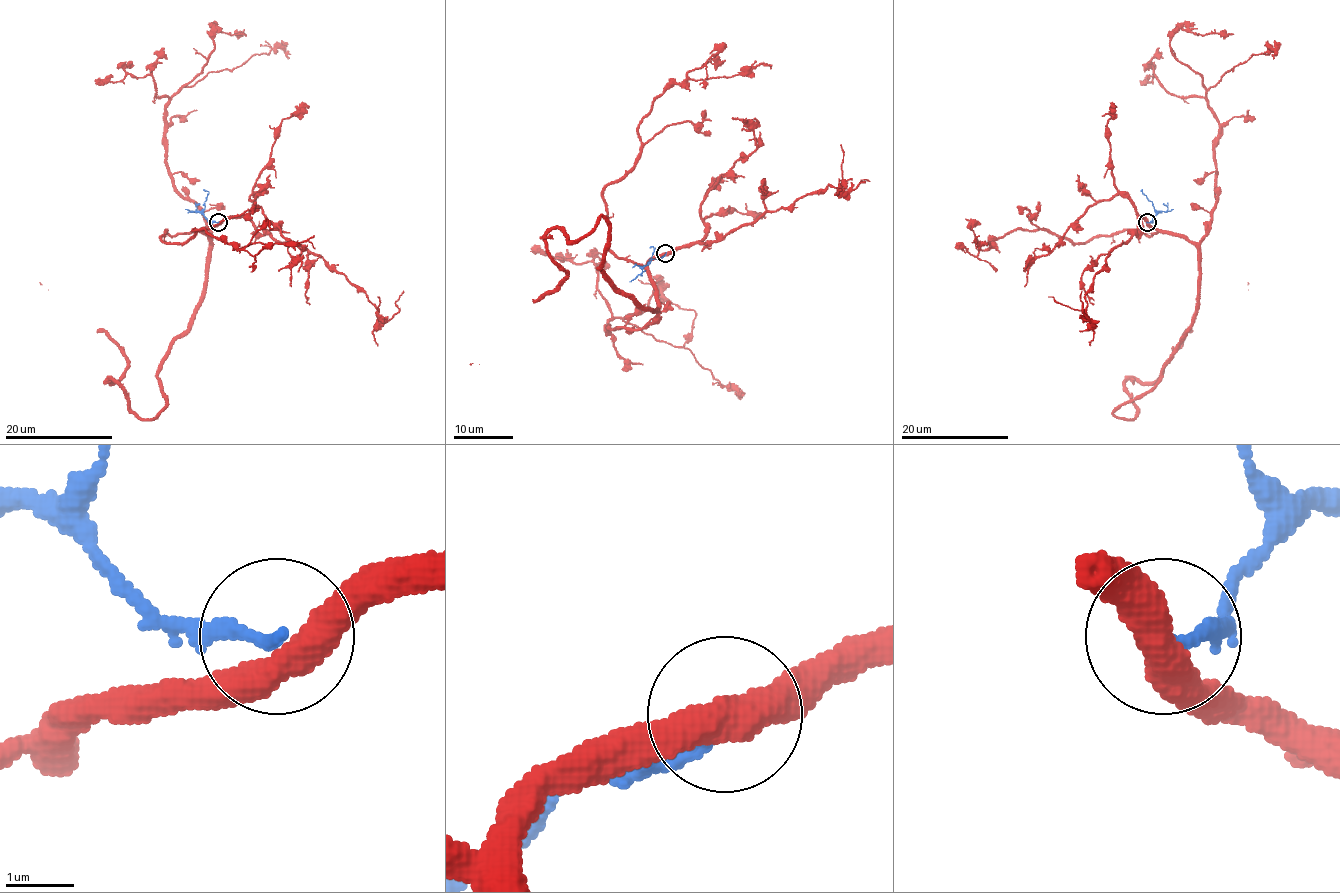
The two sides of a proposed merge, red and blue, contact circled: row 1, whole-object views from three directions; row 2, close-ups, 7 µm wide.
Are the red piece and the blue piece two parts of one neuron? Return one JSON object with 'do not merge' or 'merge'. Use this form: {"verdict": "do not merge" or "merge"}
{"verdict": "do not merge"}

